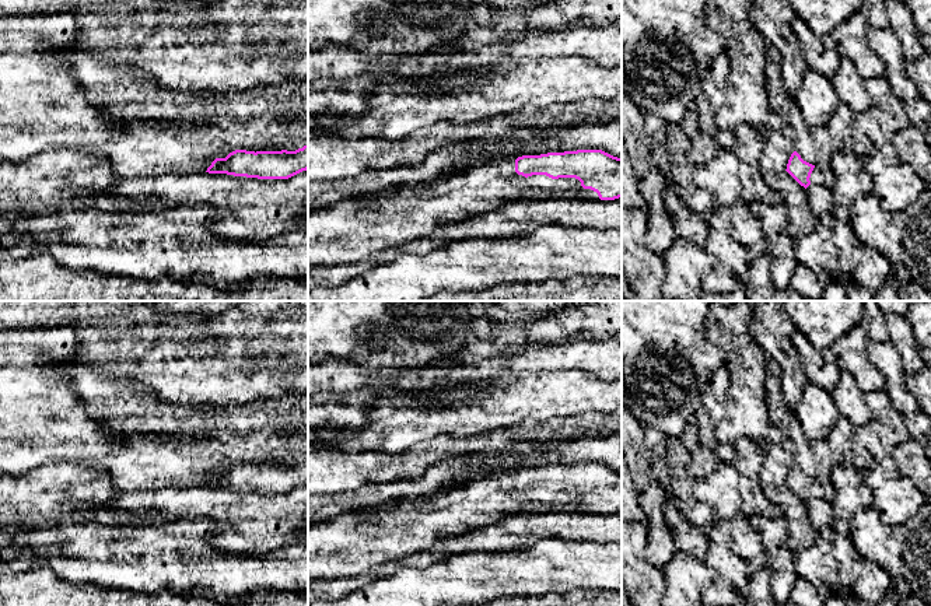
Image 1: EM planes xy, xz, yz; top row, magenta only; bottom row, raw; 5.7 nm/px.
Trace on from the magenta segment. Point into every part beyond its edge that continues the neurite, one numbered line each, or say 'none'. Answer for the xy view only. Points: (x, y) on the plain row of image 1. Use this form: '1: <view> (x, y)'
none

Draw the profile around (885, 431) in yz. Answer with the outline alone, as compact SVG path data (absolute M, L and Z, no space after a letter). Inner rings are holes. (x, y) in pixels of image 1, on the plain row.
M885 390L868 393L864 400L872 413L872 420L878 424L879 439L888 452L910 438L903 417L896 411Z

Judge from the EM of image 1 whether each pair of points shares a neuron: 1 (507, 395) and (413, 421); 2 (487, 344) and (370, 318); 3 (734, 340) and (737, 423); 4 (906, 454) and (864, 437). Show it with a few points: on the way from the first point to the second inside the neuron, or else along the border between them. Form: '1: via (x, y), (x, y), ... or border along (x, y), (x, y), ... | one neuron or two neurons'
1: via (483, 409), (437, 414) | one neuron
2: border along (473, 337), (458, 351), (443, 360) | two neurons
3: via (742, 361), (742, 402) | one neuron
4: border along (888, 452), (900, 475) | two neurons

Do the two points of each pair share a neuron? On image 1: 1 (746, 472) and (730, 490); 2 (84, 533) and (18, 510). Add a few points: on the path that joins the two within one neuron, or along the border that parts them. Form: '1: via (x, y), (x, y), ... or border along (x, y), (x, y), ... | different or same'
1: border along (732, 465), (739, 476), (742, 512) | different
2: border along (90, 519), (25, 529) | different

